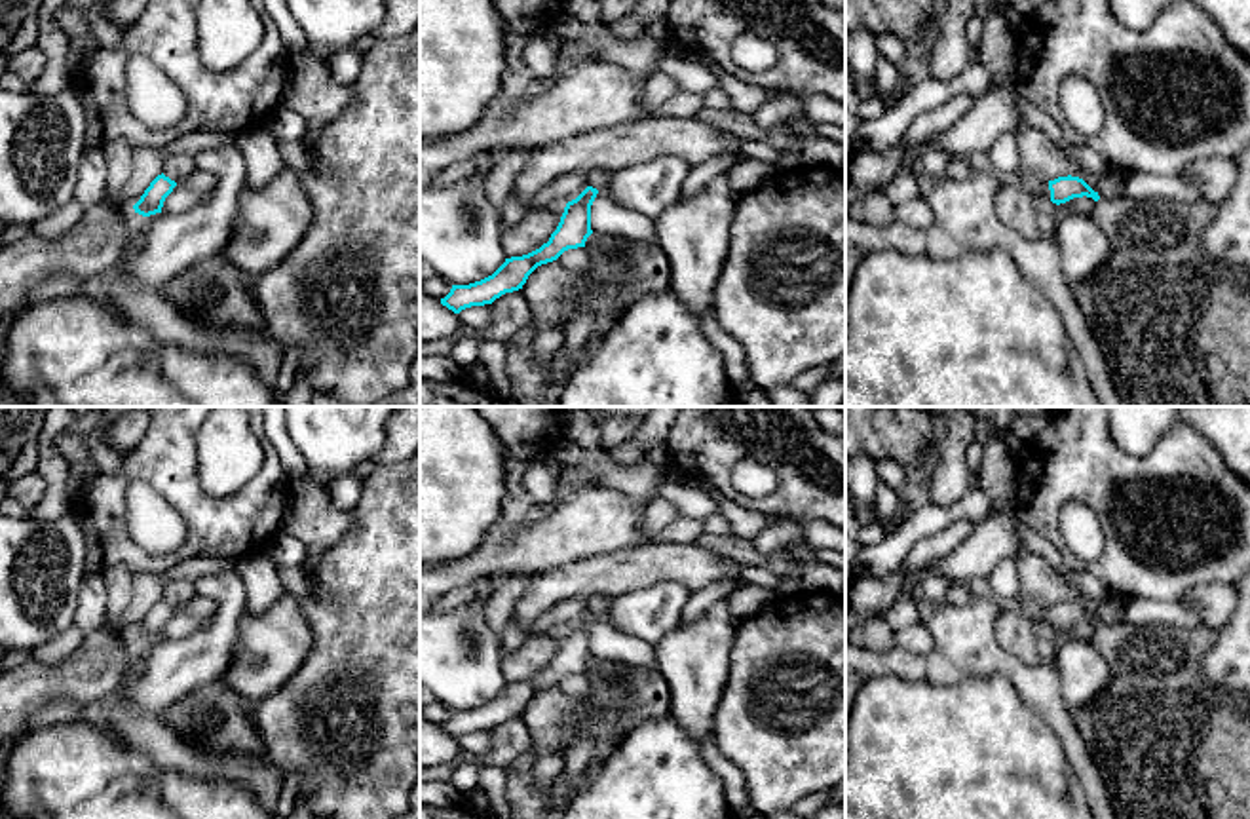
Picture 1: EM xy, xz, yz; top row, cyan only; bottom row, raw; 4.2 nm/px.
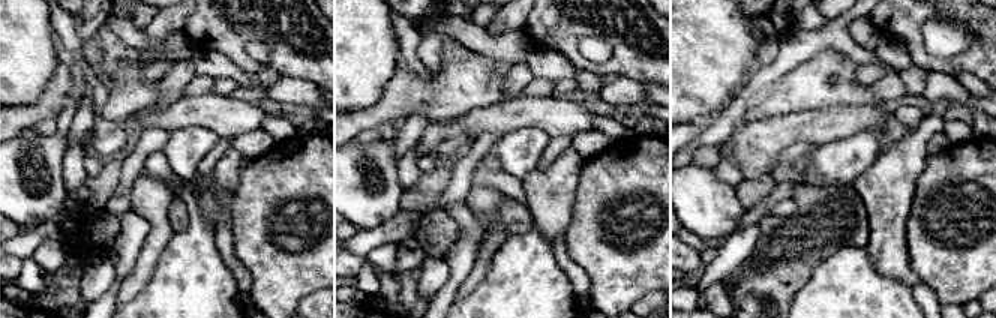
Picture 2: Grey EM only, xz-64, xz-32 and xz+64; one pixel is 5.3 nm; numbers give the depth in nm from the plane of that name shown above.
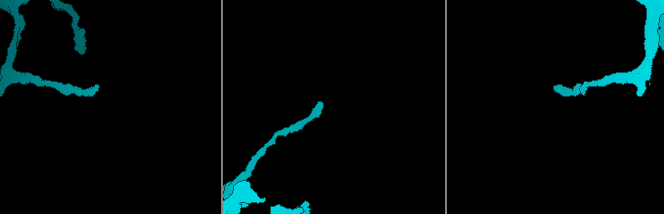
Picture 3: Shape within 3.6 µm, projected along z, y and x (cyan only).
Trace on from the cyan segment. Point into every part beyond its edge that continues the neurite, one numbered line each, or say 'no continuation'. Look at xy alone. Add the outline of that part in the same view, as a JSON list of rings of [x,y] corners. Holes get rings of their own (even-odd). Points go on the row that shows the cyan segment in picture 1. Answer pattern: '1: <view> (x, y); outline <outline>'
no continuation

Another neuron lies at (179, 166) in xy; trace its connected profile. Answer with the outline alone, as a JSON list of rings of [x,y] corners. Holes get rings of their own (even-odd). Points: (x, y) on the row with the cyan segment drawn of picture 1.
[[[186,152],[173,154],[163,162],[163,175],[177,184],[182,184],[196,169],[194,156]]]

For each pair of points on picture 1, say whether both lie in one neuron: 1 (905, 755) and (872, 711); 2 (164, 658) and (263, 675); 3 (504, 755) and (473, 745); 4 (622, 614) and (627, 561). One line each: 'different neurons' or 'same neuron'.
1: same neuron
2: different neurons
3: different neurons
4: different neurons

